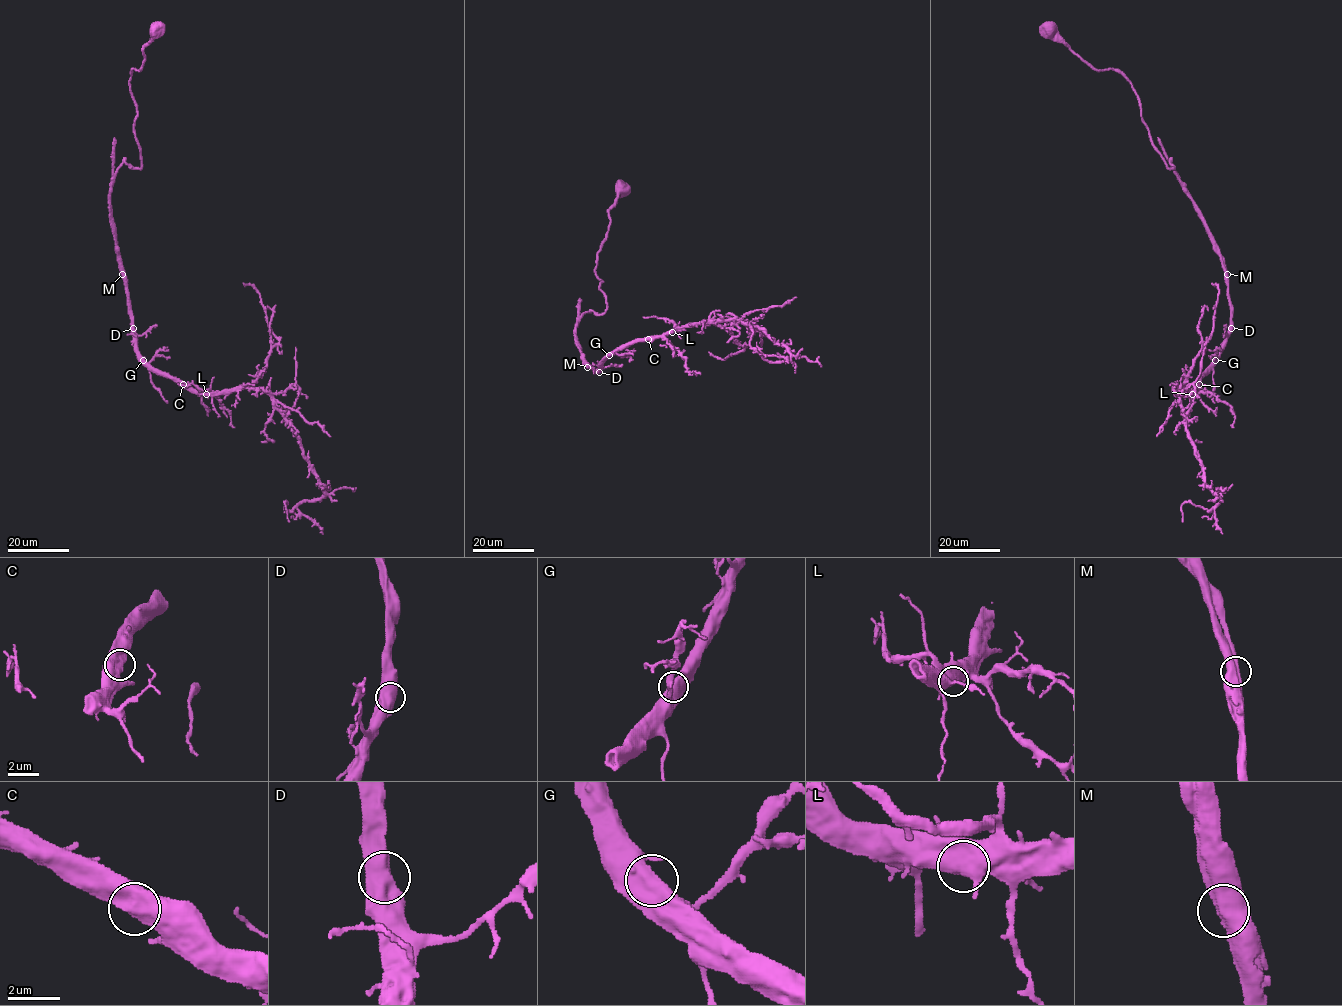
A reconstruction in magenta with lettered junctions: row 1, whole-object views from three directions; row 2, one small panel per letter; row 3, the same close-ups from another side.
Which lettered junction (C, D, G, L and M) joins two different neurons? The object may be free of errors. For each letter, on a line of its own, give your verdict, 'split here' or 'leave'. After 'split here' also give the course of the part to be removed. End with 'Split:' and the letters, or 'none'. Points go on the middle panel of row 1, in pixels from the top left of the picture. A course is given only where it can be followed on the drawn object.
C: leave
D: leave
G: leave
L: leave
M: leave
Split: none

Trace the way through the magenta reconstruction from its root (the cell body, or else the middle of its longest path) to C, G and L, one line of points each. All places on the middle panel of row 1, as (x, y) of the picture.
C: (622, 190), (609, 210), (595, 269), (606, 309), (577, 320), (576, 344), (596, 371), (618, 347), (648, 339)
G: (622, 190), (609, 210), (595, 269), (606, 311), (586, 312), (576, 325), (576, 344), (596, 371), (609, 355)
L: (622, 190), (609, 210), (595, 269), (606, 309), (577, 320), (576, 344), (596, 371), (618, 347), (672, 332)

